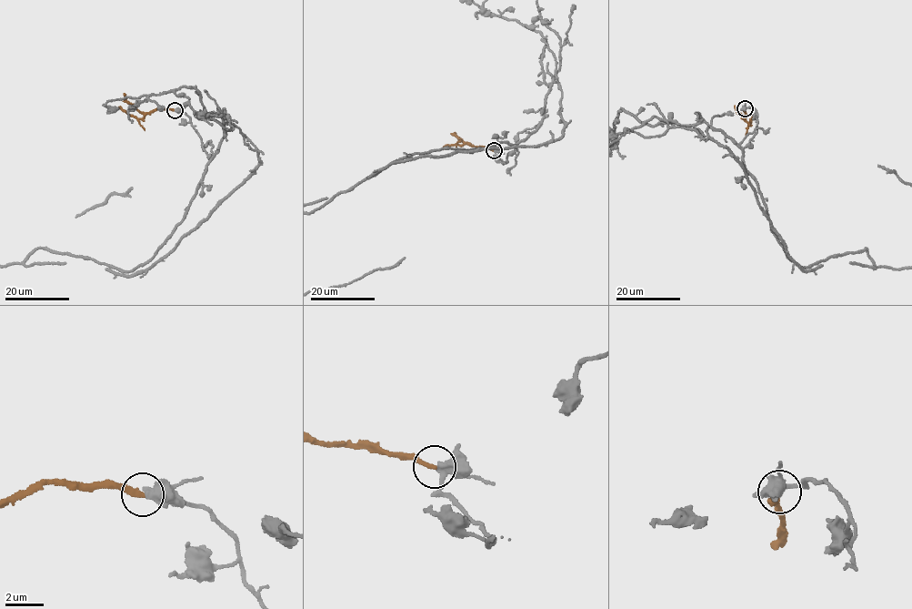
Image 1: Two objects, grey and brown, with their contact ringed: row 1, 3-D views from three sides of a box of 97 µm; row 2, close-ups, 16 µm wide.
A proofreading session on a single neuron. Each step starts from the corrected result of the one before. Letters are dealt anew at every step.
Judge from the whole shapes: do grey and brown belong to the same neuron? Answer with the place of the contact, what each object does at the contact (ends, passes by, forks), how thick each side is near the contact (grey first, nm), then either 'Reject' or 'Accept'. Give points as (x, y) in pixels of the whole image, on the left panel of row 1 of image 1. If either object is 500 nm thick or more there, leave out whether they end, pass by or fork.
Place: (175, 110). At the ring grey passes by. At the ring brown ends. Thickness 400 nm (grey) against 280 nm. Reject

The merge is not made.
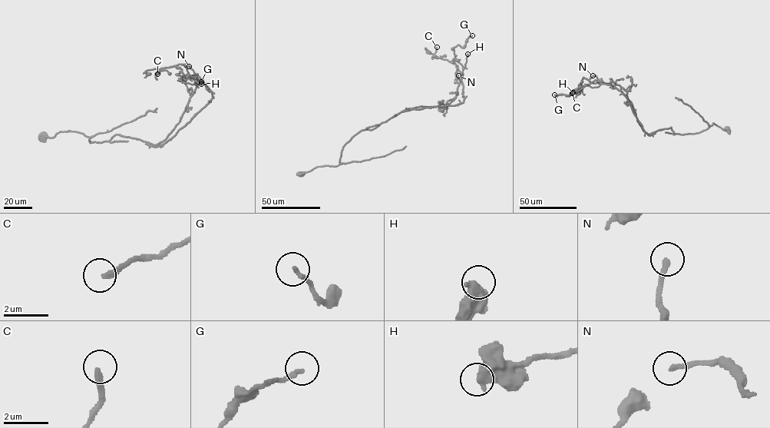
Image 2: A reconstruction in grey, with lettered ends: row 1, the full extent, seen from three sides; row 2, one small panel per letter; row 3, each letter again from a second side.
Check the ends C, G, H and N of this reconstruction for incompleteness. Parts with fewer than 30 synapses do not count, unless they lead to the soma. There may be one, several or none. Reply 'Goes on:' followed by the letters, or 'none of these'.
Goes on: C

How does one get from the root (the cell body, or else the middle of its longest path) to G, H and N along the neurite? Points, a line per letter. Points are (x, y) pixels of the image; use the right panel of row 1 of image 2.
G: (728, 128), (647, 133), (613, 82), (554, 94)
H: (728, 128), (713, 123), (695, 134), (670, 127), (649, 134), (613, 82), (595, 80), (573, 92)
N: (728, 128), (713, 123), (695, 134), (675, 134), (670, 127), (647, 133), (626, 92), (593, 75)

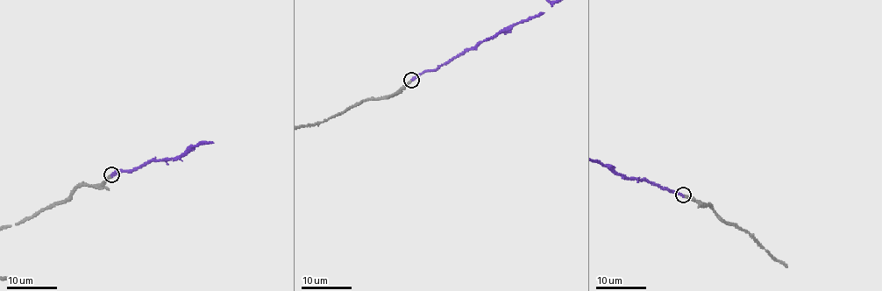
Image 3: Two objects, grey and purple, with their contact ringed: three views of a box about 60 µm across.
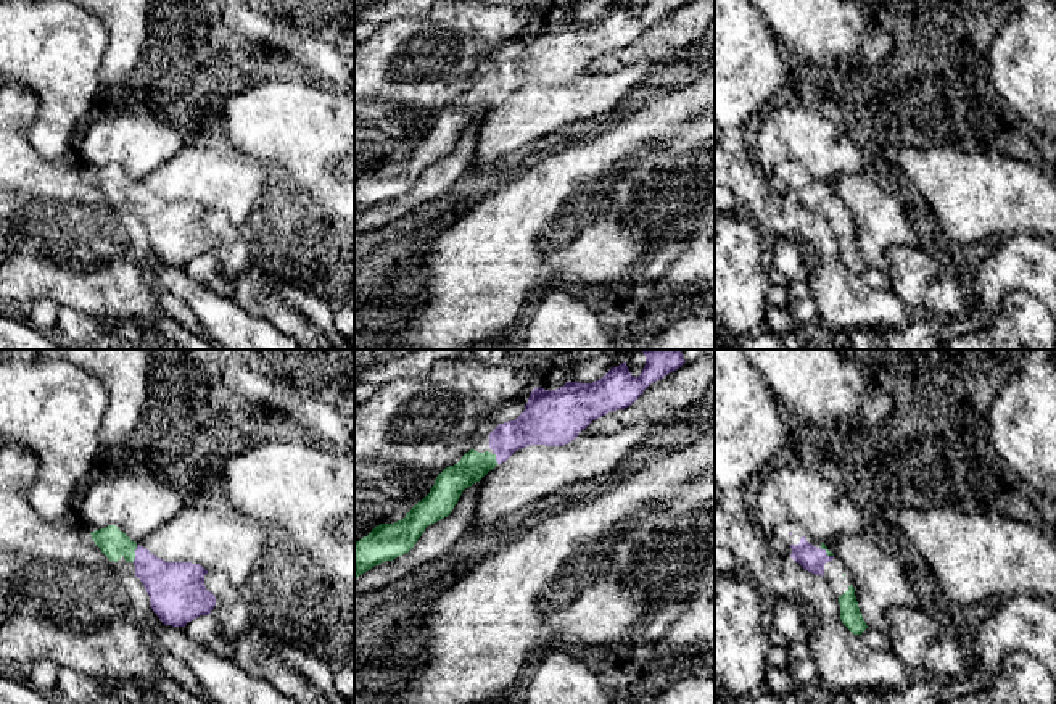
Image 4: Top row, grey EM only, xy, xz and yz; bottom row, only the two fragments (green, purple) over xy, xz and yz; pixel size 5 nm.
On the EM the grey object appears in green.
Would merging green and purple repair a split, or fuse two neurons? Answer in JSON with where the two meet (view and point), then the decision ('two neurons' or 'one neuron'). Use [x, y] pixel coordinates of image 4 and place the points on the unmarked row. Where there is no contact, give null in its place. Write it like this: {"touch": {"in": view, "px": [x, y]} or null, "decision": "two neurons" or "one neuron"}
{"touch": {"in": "xy", "px": [134, 194]}, "decision": "one neuron"}

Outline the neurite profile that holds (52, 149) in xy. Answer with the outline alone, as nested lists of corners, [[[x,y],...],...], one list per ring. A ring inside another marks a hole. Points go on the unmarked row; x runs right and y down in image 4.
[[[0,0],[0,85],[24,84],[37,95],[39,113],[24,135],[43,159],[74,158],[71,135],[105,95],[101,63],[108,43],[106,23],[68,0]]]

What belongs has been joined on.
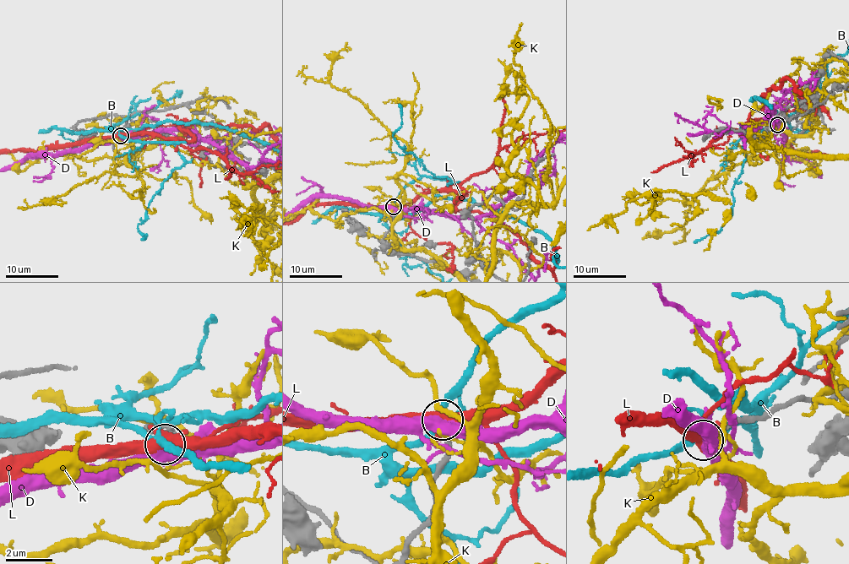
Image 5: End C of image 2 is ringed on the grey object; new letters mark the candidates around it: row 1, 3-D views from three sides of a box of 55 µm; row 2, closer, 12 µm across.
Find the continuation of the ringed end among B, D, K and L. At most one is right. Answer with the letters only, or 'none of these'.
none of these

